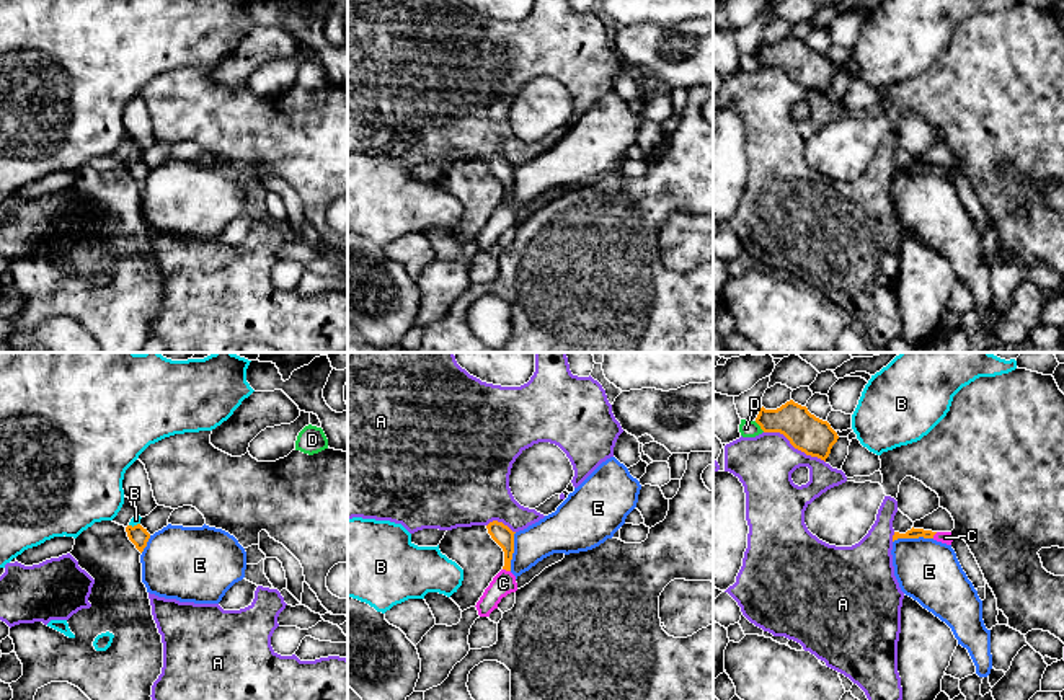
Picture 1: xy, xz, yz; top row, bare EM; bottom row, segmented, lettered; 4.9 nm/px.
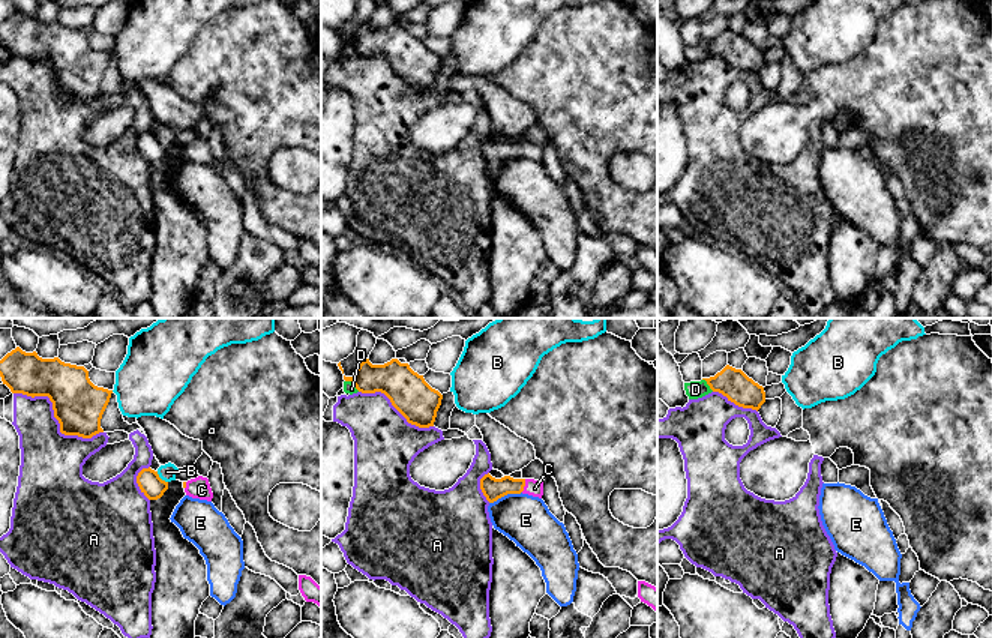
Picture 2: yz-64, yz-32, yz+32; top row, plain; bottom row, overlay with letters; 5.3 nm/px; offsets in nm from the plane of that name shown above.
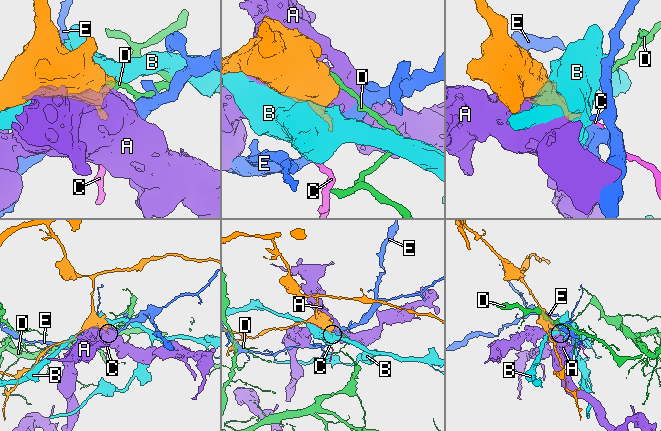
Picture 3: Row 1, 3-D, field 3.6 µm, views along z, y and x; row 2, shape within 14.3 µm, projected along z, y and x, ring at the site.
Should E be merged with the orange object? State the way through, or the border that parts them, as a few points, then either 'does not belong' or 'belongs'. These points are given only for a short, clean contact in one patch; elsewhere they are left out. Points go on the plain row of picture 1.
border yz (932, 172), (898, 172), (893, 177); does not belong

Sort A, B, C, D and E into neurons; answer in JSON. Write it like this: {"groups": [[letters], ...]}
{"groups": [["A"], ["B"], ["C"], ["D"], ["E"]]}

